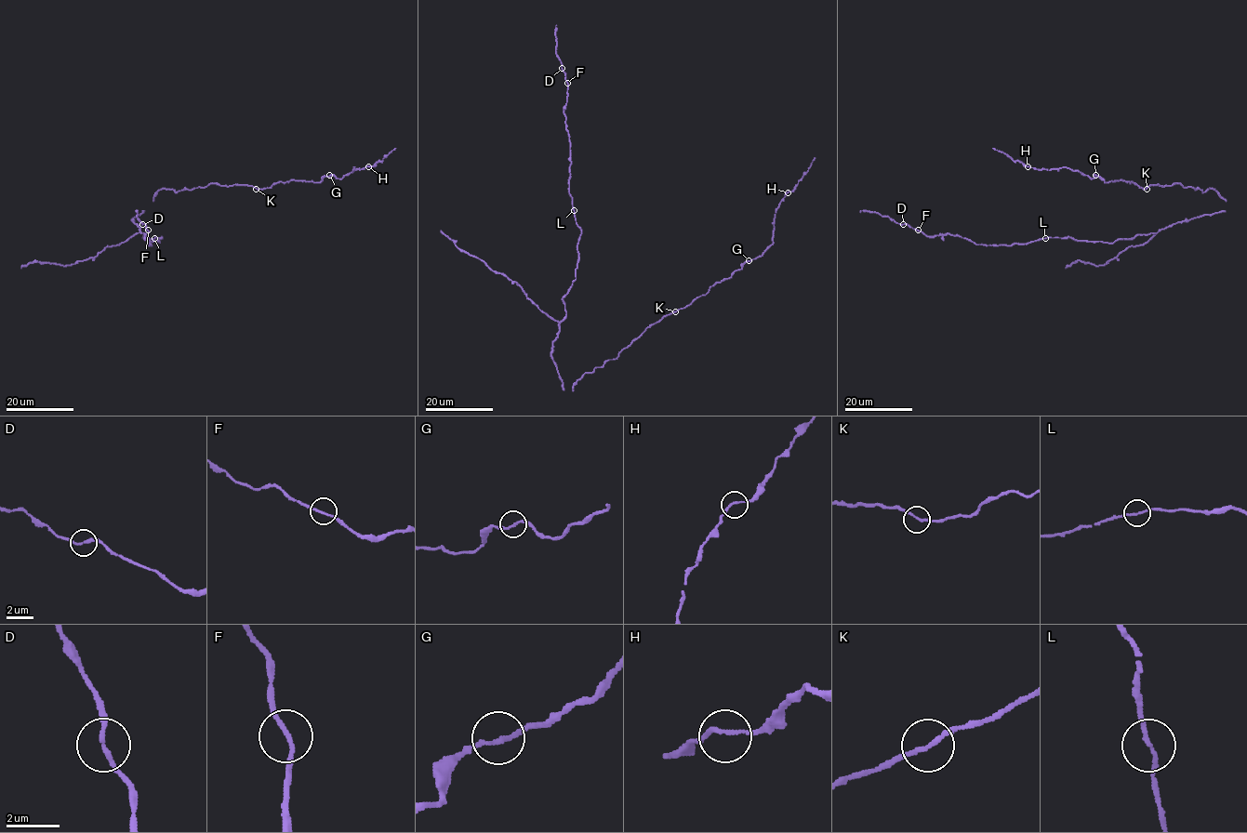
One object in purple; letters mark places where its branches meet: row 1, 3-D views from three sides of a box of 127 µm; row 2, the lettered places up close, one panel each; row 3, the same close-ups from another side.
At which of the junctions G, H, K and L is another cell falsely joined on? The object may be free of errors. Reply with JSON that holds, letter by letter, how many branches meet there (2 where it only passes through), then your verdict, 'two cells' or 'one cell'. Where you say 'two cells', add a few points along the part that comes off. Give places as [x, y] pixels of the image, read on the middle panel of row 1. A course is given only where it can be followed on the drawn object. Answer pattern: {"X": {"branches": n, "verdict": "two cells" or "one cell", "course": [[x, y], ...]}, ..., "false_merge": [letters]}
{"G": {"branches": 2, "verdict": "one cell"}, "H": {"branches": 2, "verdict": "one cell"}, "K": {"branches": 2, "verdict": "one cell"}, "L": {"branches": 2, "verdict": "one cell"}, "false_merge": []}

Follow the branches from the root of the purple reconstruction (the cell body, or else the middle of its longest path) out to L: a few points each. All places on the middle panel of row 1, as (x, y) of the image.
L: (563, 383), (551, 350), (559, 323), (566, 313), (563, 297), (576, 278), (581, 229), (573, 210)

